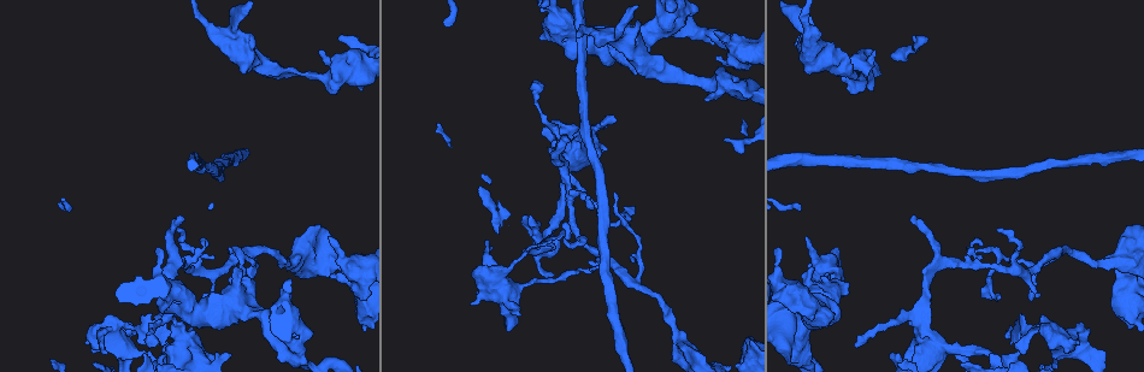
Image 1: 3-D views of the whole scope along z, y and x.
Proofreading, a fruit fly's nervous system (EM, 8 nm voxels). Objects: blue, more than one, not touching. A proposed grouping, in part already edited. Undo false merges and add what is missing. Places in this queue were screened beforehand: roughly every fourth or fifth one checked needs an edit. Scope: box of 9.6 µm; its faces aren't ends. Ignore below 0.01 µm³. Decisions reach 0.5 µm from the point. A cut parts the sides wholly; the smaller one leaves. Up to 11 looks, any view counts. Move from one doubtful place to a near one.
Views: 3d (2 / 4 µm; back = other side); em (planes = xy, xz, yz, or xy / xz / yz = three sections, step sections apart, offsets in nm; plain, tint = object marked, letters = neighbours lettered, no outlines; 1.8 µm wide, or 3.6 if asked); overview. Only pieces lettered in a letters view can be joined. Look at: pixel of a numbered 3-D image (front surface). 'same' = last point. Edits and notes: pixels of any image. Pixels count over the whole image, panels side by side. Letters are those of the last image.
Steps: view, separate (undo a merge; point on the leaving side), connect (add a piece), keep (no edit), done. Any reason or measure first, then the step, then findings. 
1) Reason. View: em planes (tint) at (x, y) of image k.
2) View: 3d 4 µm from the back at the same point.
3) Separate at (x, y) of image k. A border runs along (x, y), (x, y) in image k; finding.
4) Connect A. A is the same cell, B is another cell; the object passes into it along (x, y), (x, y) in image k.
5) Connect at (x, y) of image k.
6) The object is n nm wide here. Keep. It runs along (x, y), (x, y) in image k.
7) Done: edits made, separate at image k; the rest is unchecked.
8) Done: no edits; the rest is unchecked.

An open end. View: em planes (plain) at (136, 334) of image 1.

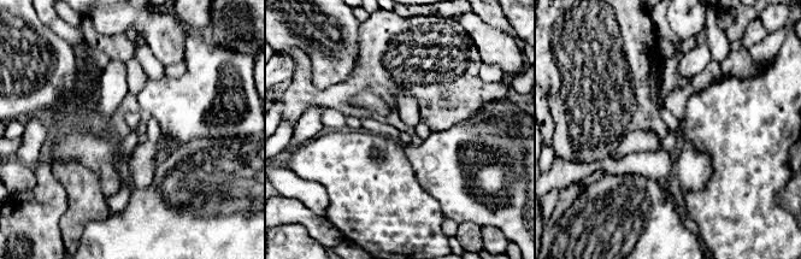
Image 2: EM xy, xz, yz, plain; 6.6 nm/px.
See the neighbours. View: em planes (letters) at the same point.

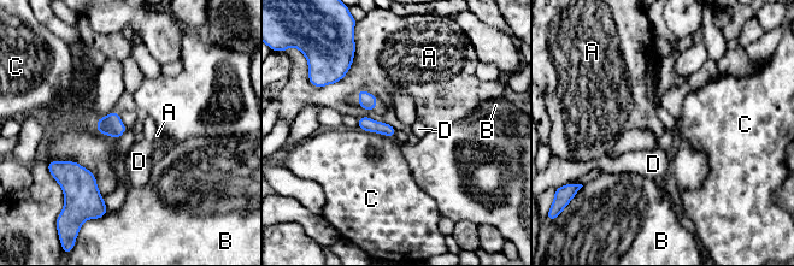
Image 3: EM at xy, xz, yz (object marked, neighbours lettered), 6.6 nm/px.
Keep. A, B, C and D are other cells; a border runs along (353, 60), (340, 80), (327, 86) in image 3; no lettered piece goes on from it.

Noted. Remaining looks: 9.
Abrupt turn. View: em planes (letters) at (549, 250) of image 1.

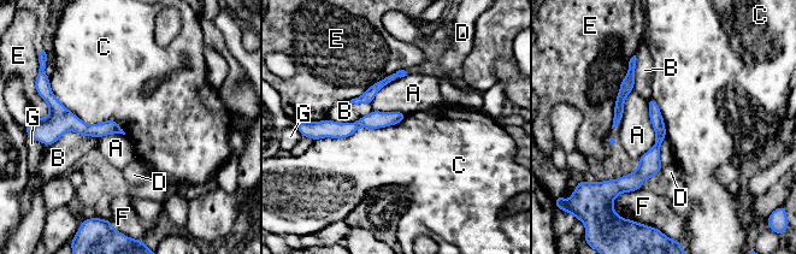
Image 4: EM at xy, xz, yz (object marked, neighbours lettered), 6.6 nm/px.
Keep. A, B, C, D, E, F and G are other cells; it runs along (650, 101), (658, 146), (629, 187) in image 4; one neuron here.

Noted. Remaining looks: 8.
Branch stops here. View: em planes (letters) at (1033, 298) of image 1.

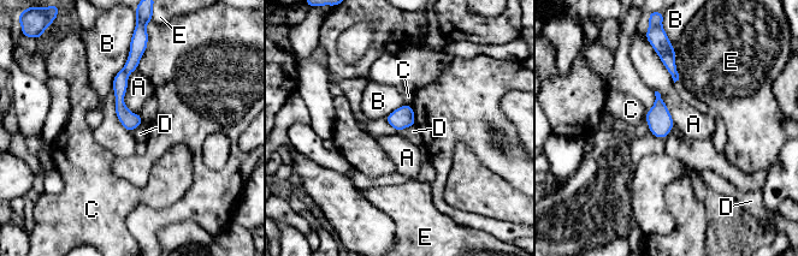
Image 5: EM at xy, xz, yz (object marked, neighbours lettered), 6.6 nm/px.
The object is 110 nm wide here. Keep. A, B, C, D and E are other cells; a border runs along (415, 124), (408, 125), (398, 132) in image 5; no lettered piece goes on from it.

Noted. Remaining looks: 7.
Small branch off a trunk. View: 3d 4 µm at (950, 347) of image 1.

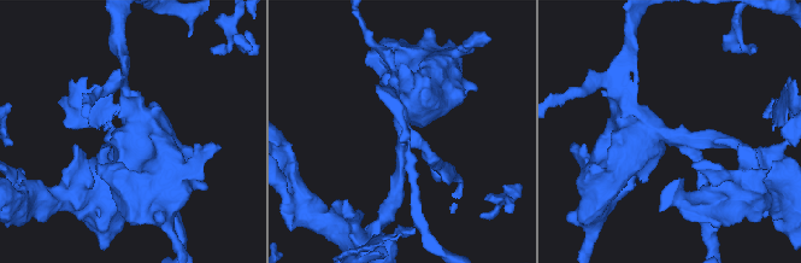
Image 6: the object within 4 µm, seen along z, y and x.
Now the EM. View: em 3.6 µm planes (letters) at (400, 130) of image 6.

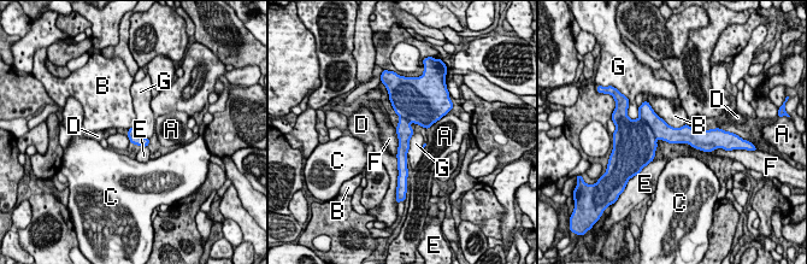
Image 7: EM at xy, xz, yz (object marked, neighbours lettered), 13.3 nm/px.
Keep. A, B, C, D, E, F and G are other cells; continuous, no second neuron.

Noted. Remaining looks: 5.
Done: no edits; the rest is unchecked.

